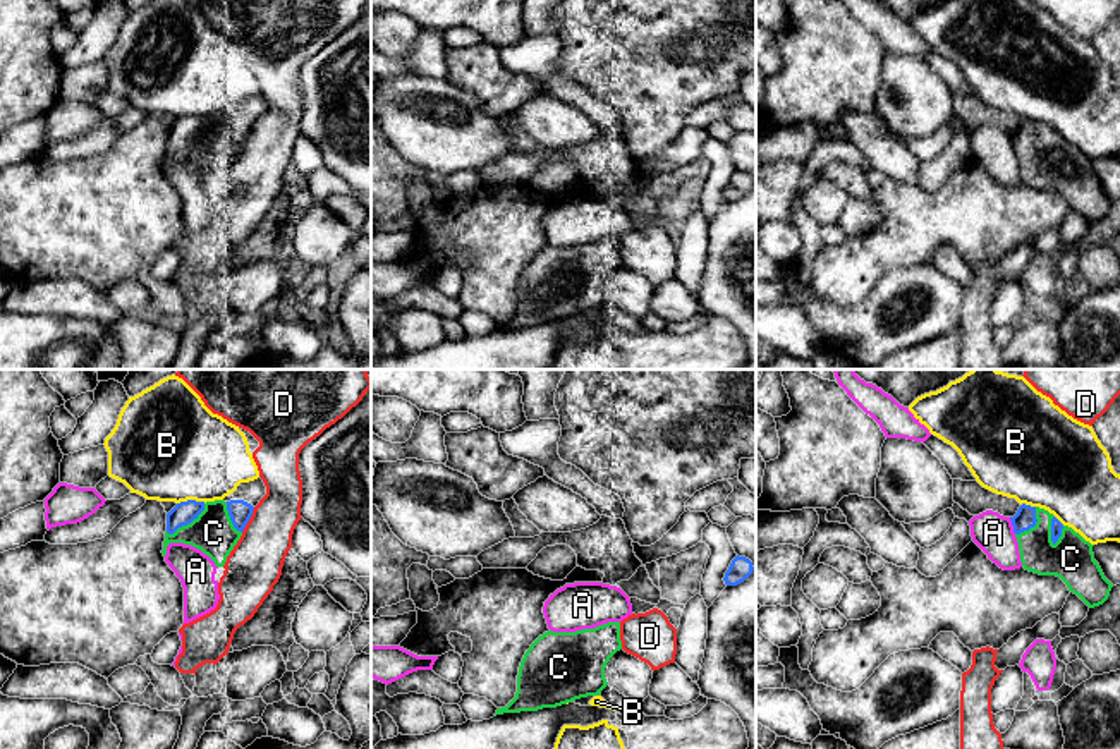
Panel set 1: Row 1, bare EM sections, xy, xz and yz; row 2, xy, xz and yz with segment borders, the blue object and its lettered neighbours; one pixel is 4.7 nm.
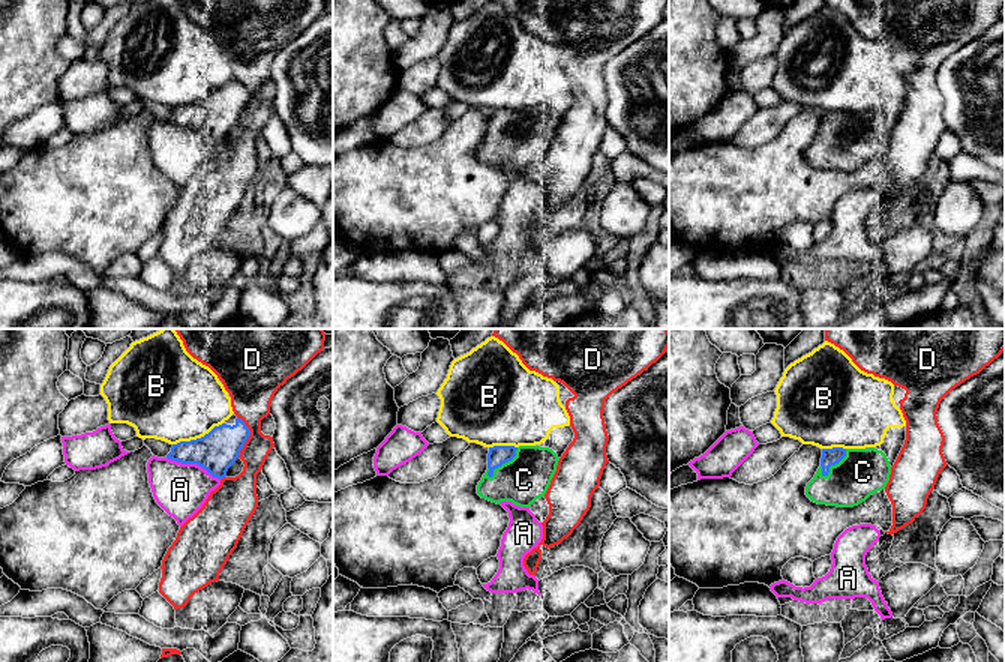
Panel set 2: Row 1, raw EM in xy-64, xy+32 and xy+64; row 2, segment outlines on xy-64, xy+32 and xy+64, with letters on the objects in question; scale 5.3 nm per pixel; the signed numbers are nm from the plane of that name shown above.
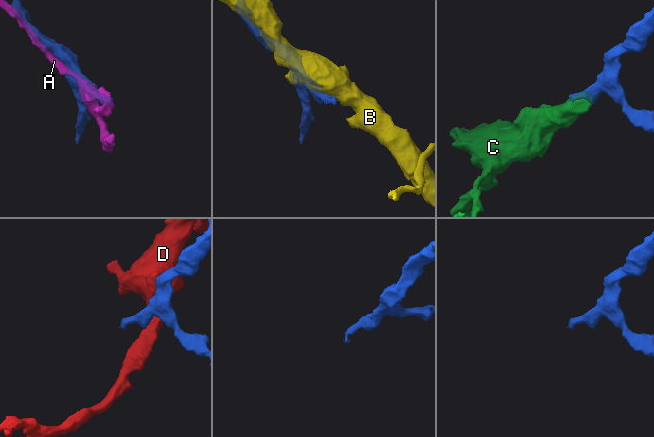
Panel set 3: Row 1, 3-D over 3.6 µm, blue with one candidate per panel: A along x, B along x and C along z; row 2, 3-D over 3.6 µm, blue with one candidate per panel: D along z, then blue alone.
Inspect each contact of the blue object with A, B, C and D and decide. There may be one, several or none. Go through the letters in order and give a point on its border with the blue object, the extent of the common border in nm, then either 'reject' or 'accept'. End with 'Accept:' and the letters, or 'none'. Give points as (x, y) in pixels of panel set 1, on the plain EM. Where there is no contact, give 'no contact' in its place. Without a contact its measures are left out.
A: meets blue in yz at (1012, 140); contact 90 nm long; reject
B: meets blue in xy at (191, 115); contact 140 nm long; reject
C: meets blue in yz at (1052, 146); contact 140 nm long; accept
D: meets blue in xy at (249, 133); contact 140 nm long; reject
Accept: C

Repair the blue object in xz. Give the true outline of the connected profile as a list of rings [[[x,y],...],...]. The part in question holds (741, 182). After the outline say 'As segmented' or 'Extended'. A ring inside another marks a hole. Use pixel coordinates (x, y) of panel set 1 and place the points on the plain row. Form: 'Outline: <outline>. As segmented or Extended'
Outline: [[[735,172],[728,182],[728,186],[725,187],[725,199],[727,201],[737,201],[740,198],[744,198],[751,189],[752,189],[754,182],[752,177],[746,172]]]. As segmented

